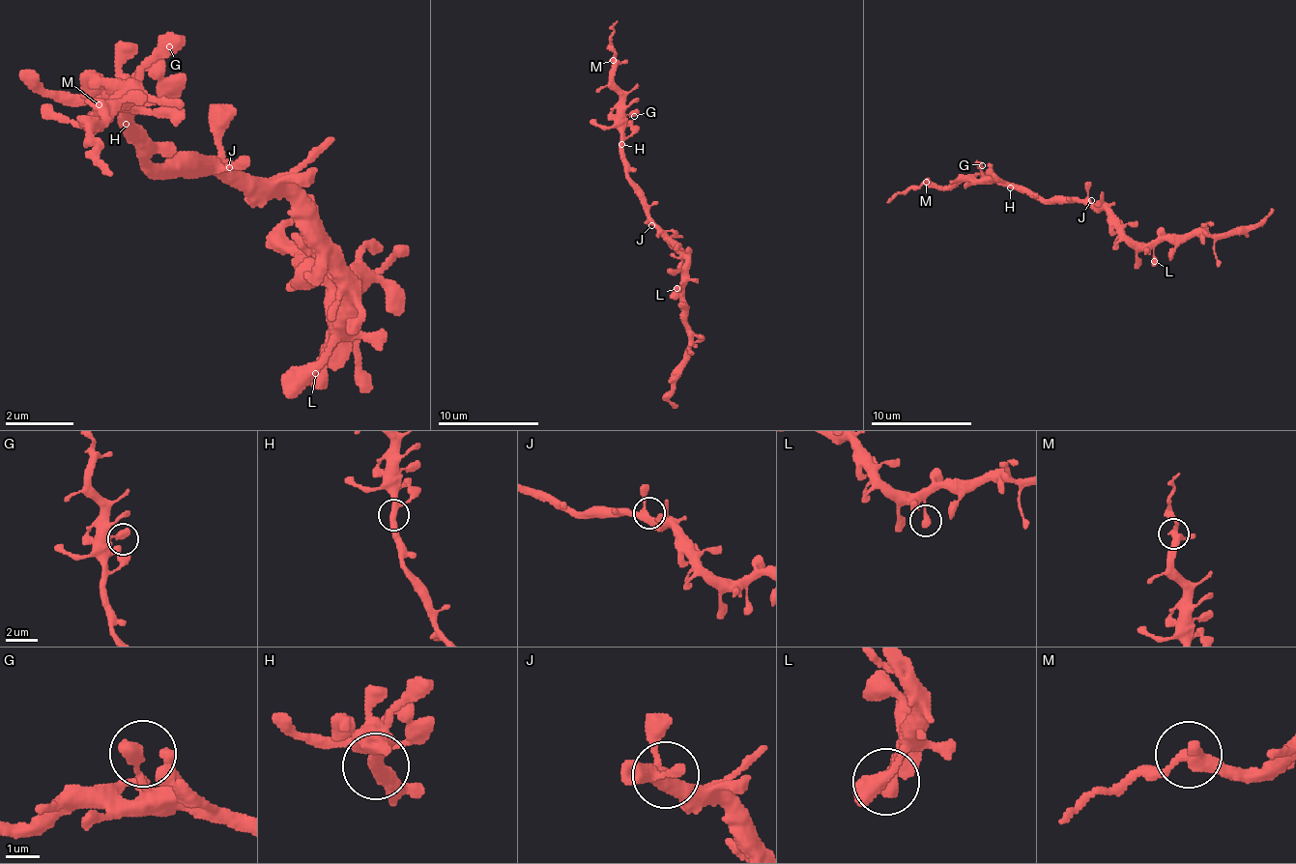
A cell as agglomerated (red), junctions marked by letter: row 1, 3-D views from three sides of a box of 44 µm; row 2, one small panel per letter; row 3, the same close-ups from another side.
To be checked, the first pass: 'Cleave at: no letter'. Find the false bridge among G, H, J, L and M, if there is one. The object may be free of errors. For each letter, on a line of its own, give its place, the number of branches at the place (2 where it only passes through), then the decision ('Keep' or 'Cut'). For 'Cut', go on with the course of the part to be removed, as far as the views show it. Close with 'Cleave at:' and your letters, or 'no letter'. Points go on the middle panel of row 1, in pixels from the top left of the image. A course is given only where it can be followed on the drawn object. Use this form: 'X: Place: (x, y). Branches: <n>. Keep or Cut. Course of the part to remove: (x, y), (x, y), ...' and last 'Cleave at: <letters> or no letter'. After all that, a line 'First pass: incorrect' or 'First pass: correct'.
G: Place: (634, 116). Branches: 1. Keep
H: Place: (621, 144). Branches: 3. Keep
J: Place: (651, 225). Branches: 3. Keep
L: Place: (676, 288). Branches: 1. Keep
M: Place: (613, 60). Branches: 3. Cut. Course of the part to remove: (614, 61), (611, 41), (616, 20)
Cleave at: M
First pass: incorrect

